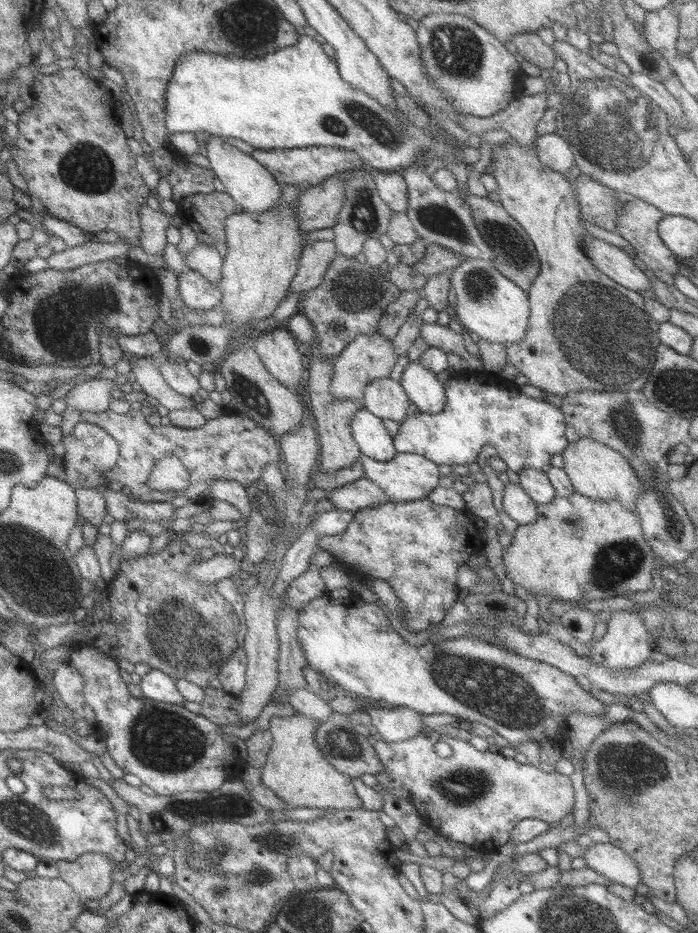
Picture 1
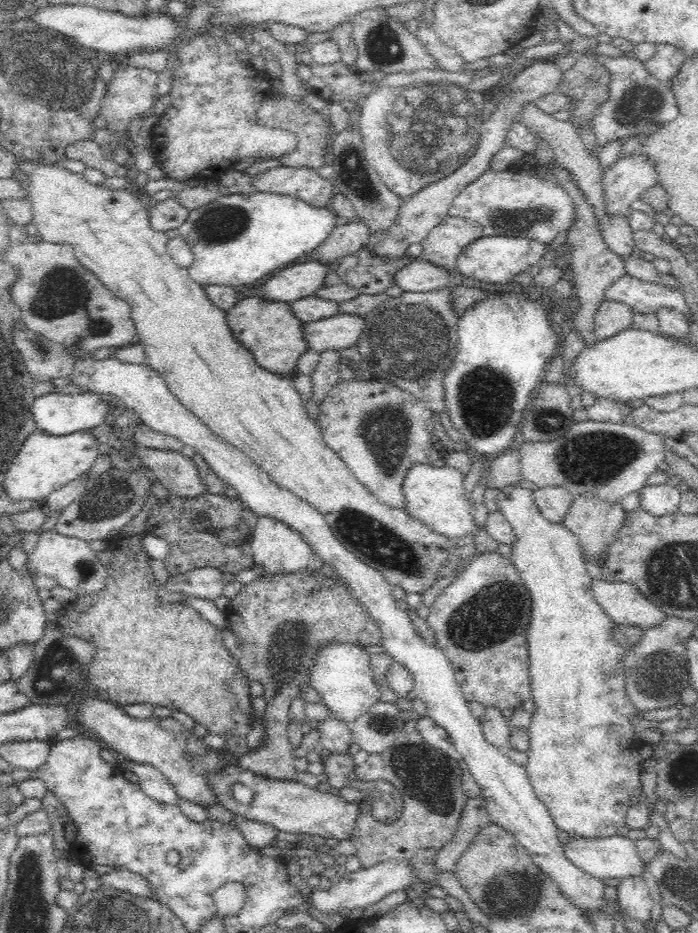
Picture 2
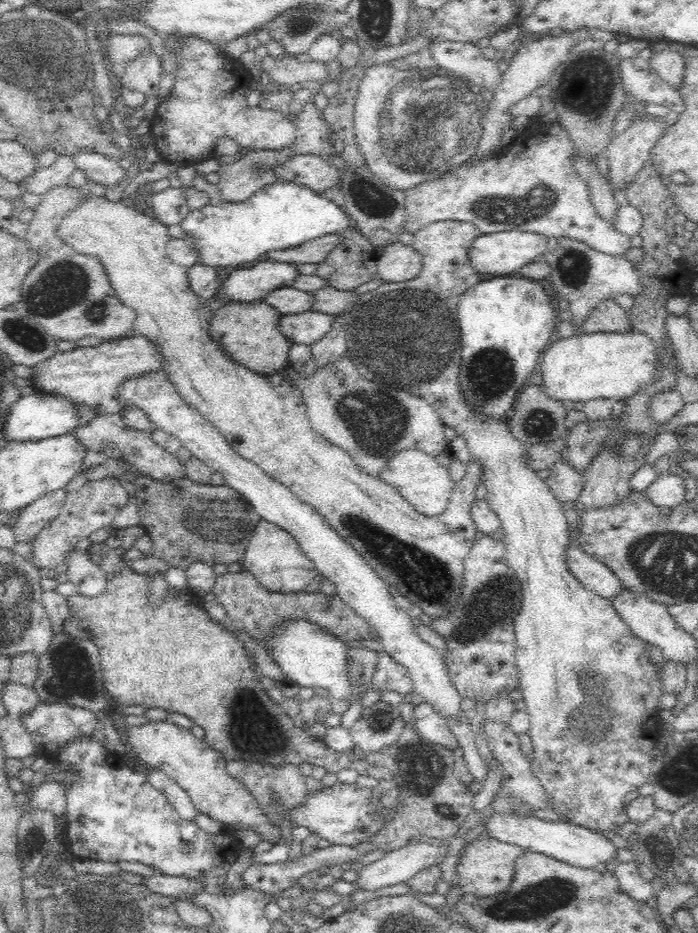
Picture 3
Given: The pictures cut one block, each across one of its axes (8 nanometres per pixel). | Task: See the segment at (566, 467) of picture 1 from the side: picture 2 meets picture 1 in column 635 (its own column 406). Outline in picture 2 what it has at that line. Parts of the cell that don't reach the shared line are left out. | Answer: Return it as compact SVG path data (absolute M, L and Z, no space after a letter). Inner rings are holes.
M430 464L412 466L406 474L403 485L408 514L448 540L476 538L485 529L485 525L476 521L476 504L464 485L466 475L448 465L444 467L432 467Z

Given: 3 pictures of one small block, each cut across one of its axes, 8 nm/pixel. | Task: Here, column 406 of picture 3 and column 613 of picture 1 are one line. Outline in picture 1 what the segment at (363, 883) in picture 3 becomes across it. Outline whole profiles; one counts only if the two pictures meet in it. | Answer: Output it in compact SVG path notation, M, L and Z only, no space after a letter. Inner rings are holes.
M609 841L588 846L584 849L582 858L588 869L593 869L593 872L615 884L633 889L635 884L640 882L635 861Z

